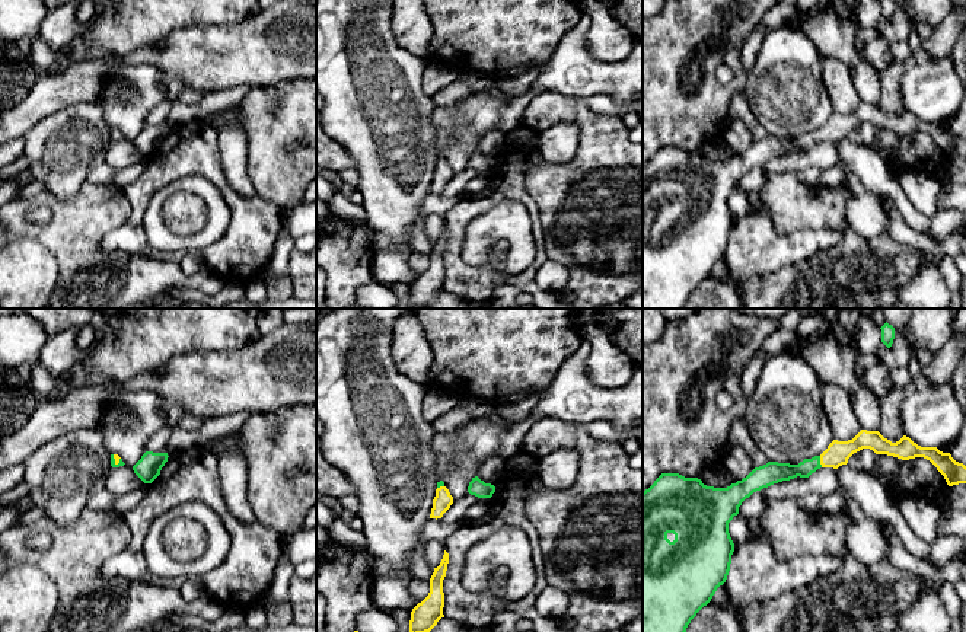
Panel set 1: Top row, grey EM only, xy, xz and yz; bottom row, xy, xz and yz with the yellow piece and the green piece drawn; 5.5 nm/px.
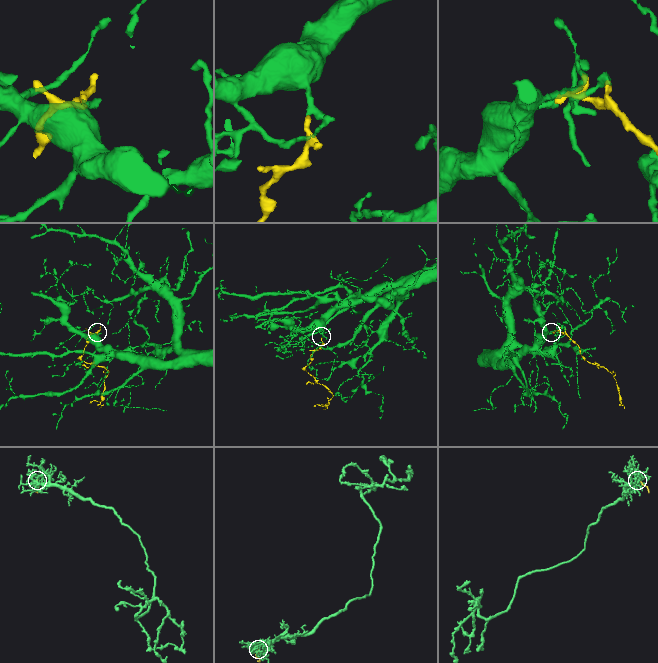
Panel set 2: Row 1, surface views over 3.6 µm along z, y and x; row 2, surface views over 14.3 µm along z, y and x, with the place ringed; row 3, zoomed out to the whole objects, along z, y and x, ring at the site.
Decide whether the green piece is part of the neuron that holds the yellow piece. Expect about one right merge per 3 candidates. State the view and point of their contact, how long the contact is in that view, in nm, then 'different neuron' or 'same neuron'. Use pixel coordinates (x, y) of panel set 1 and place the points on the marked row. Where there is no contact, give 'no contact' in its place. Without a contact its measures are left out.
meets yellow in yz at (821, 462); contact 70 nm long; same neuron

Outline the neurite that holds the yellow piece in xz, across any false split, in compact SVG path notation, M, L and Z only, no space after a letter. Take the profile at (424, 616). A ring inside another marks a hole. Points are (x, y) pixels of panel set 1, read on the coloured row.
M444 550L443 559L430 578L430 593L411 612L409 632L430 632L437 622L444 617L443 580L446 577L449 553Z

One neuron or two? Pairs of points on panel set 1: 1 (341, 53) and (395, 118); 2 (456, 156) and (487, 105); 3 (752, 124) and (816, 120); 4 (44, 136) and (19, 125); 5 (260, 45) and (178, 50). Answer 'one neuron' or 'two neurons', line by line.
1: one neuron
2: one neuron
3: two neurons
4: two neurons
5: one neuron

